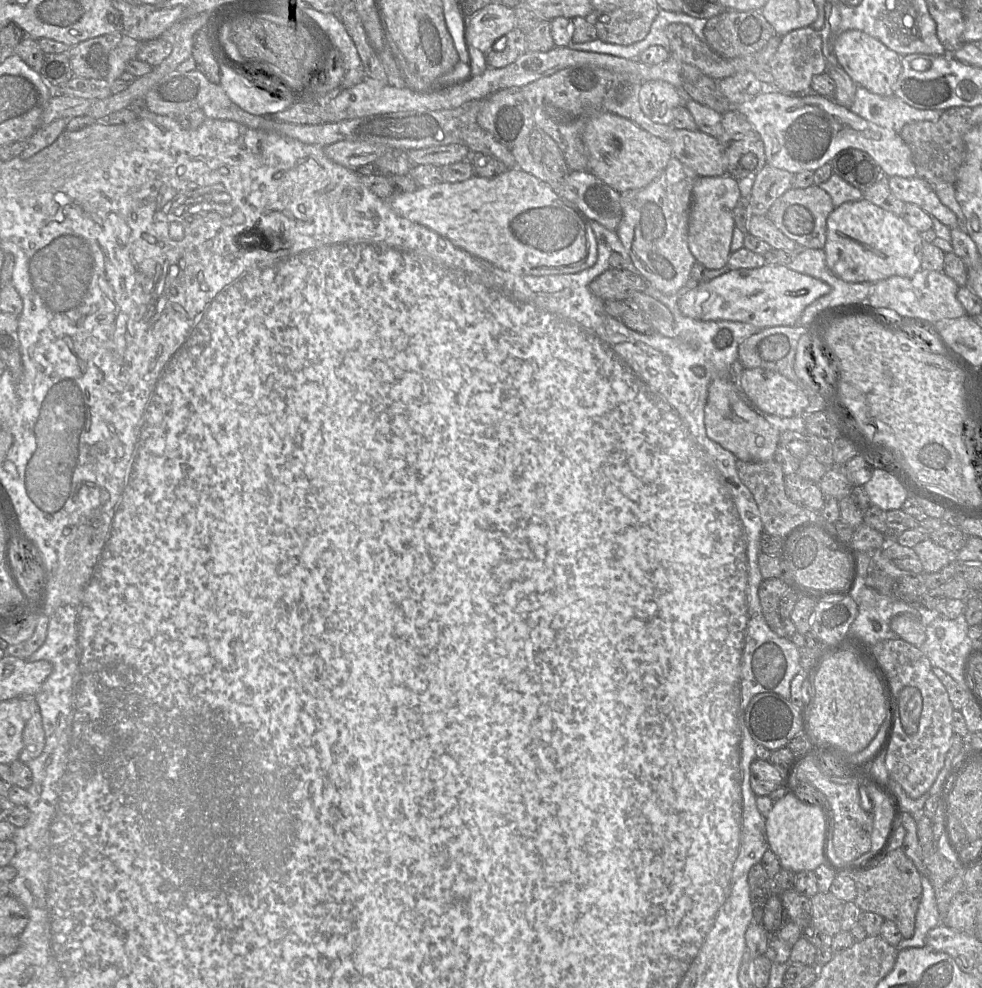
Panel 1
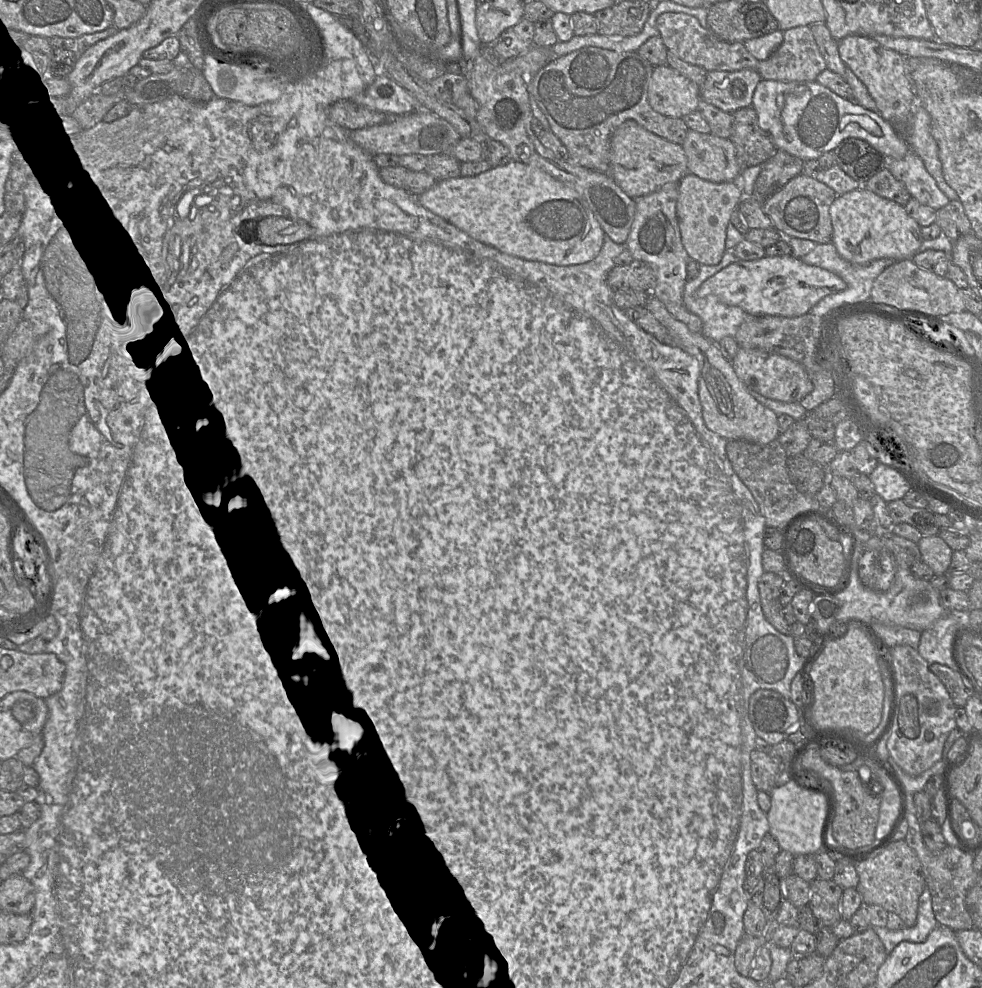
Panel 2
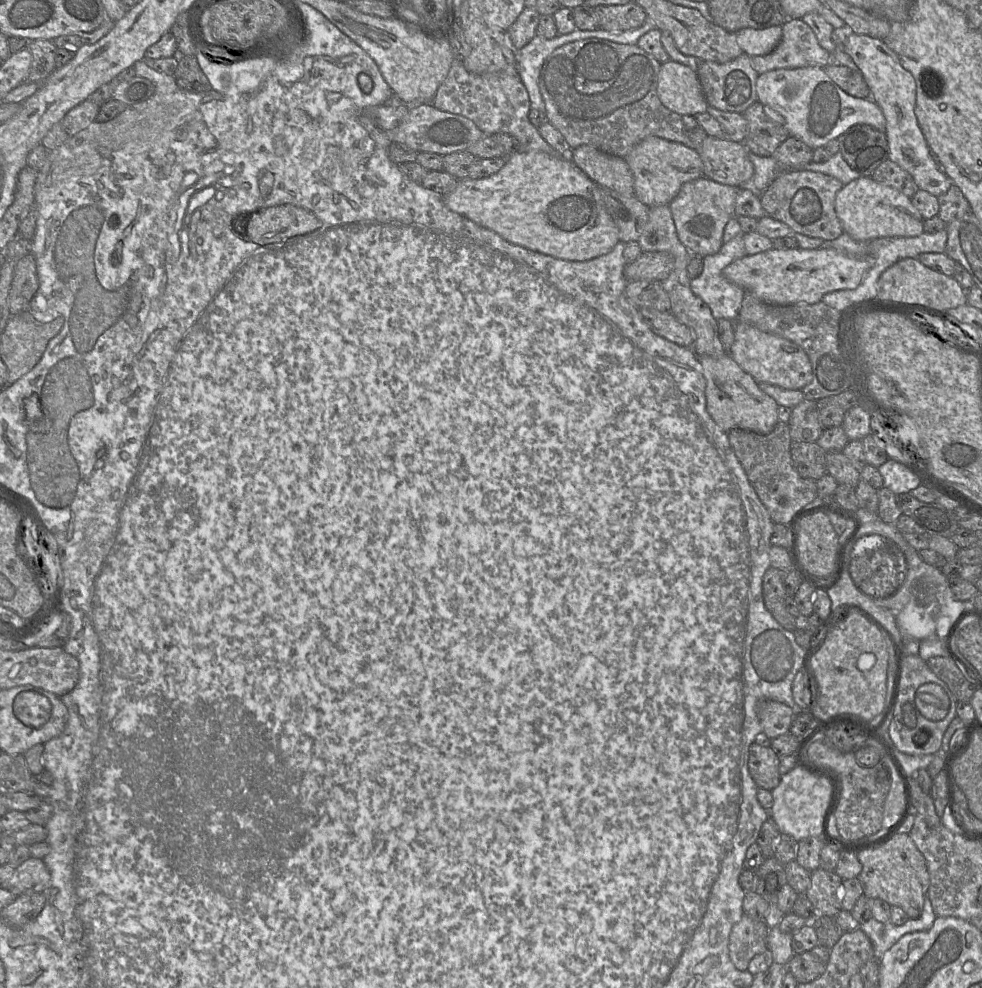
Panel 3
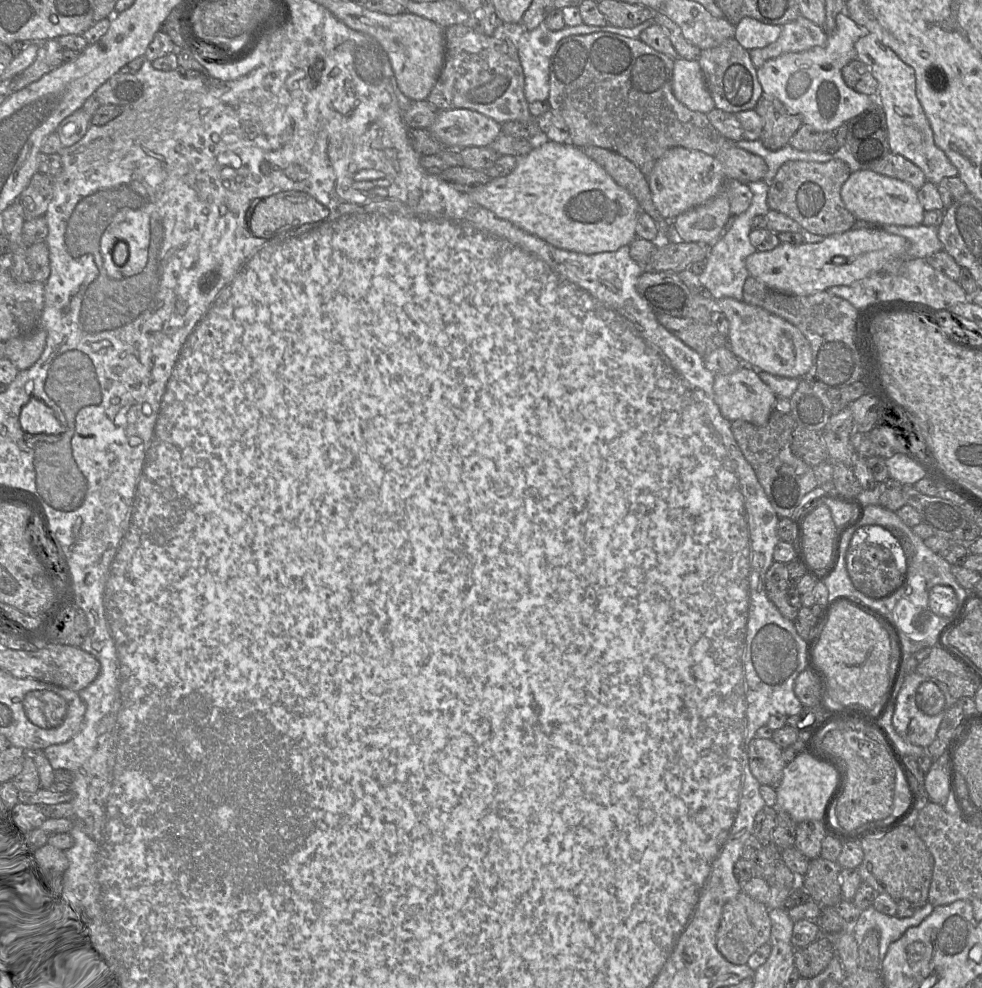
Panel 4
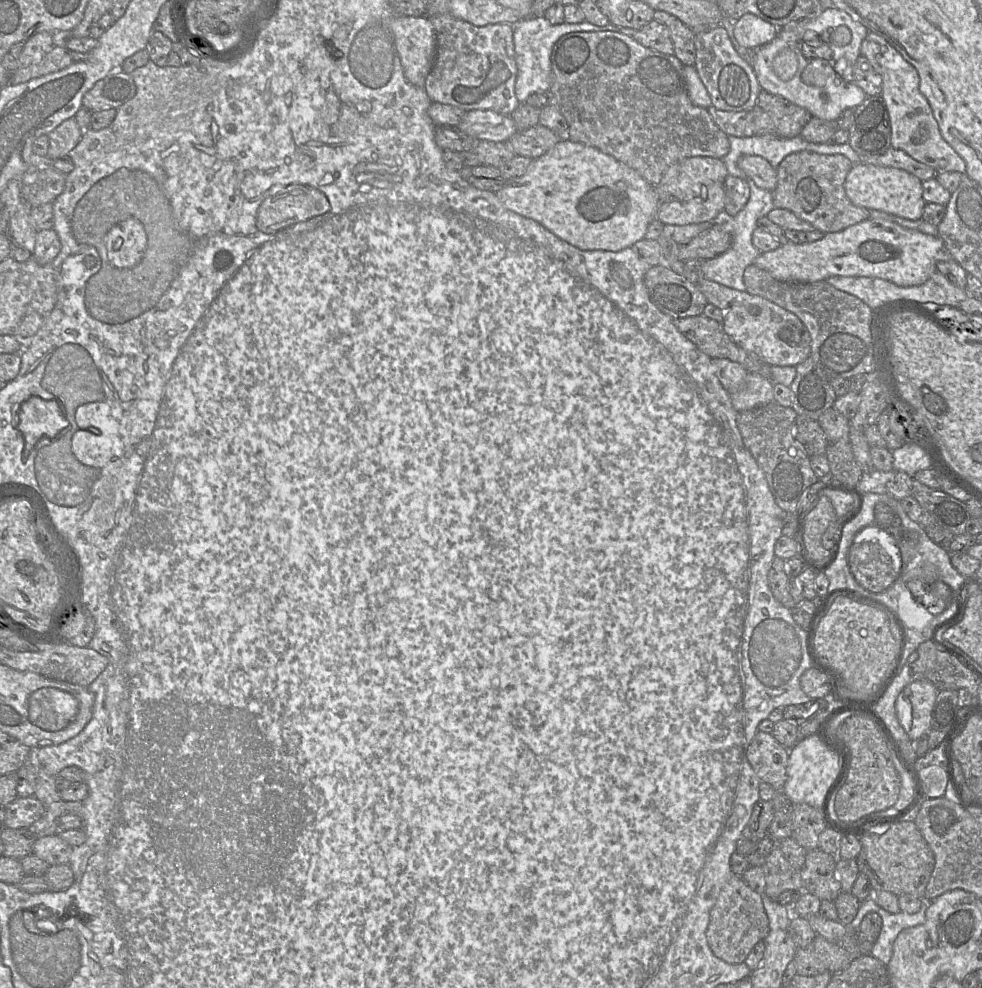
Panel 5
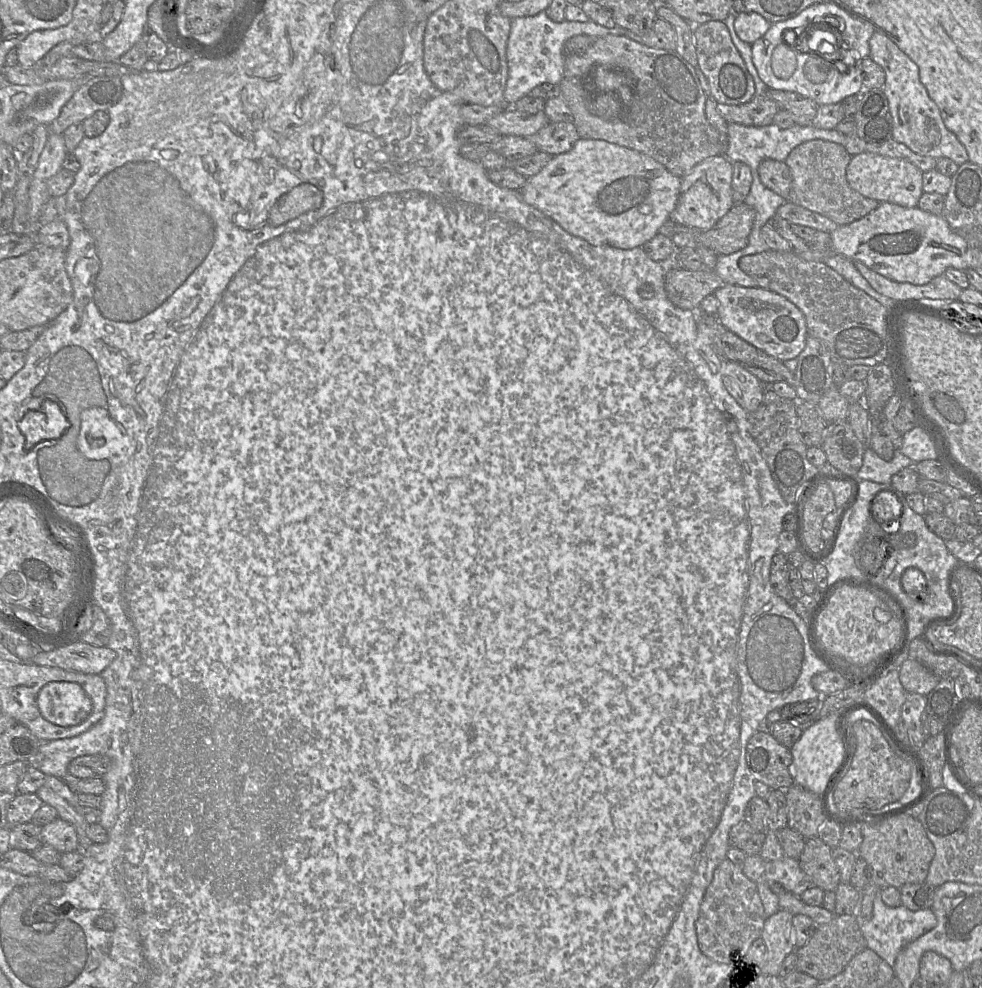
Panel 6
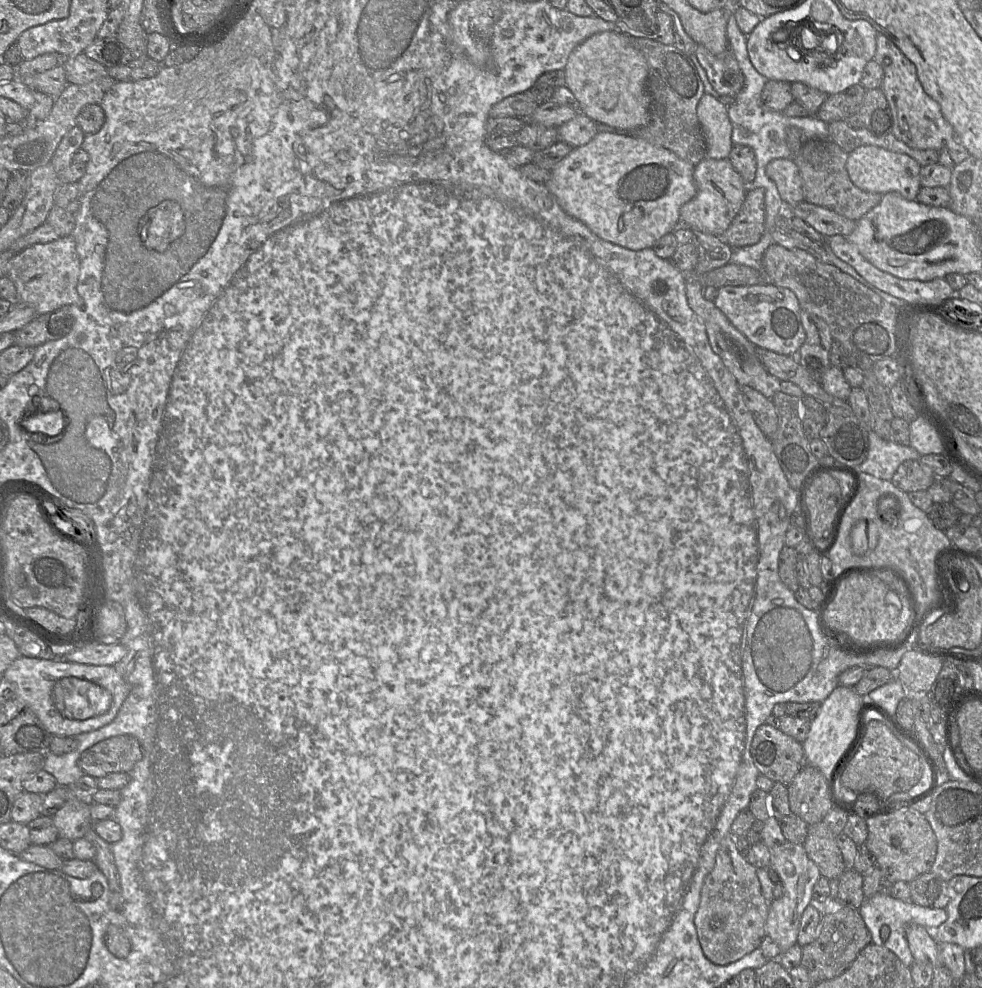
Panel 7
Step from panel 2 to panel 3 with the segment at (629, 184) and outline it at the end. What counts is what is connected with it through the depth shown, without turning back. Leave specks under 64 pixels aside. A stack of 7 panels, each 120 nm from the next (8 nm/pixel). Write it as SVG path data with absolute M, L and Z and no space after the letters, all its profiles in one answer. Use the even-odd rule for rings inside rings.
M656 136L640 141L624 159L633 173L635 196L648 207L669 205L684 183L704 177L703 162L695 149Z

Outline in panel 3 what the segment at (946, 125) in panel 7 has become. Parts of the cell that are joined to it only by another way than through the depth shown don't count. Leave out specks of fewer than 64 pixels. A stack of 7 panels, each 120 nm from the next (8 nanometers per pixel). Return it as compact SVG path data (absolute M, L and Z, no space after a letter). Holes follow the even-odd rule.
M848 32L842 35L842 44L868 85L870 98L883 112L889 159L907 171L919 189L936 197L947 192L953 181L940 168L919 127L915 114L916 83L912 74L902 66L898 55L880 39Z

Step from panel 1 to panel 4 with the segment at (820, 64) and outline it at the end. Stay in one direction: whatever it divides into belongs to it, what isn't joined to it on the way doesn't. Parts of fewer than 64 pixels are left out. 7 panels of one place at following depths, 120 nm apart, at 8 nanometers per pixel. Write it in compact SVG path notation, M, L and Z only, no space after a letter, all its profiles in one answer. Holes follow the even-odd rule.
M799 16L781 25L778 39L763 48L749 50L753 65L758 69L766 61L790 52L802 52L816 46L825 46L828 34L822 27Z

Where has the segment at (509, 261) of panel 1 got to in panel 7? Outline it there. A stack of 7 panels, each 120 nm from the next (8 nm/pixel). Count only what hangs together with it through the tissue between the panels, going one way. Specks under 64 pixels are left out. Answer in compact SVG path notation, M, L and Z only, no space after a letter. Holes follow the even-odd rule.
M599 130L588 143L575 147L559 161L550 171L550 178L545 183L551 193L556 197L560 207L570 216L583 222L599 238L631 250L651 248L654 243L667 233L674 232L675 225L680 220L681 207L689 202L697 193L694 181L694 168L691 163L679 158L668 149L654 145L633 133L621 131Z

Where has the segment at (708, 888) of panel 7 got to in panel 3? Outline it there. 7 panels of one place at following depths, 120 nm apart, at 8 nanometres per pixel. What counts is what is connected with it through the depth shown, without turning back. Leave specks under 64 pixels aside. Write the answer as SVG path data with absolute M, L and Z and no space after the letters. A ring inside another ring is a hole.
M743 915L730 933L729 957L736 969L746 971L750 961L767 949L769 928L764 920Z

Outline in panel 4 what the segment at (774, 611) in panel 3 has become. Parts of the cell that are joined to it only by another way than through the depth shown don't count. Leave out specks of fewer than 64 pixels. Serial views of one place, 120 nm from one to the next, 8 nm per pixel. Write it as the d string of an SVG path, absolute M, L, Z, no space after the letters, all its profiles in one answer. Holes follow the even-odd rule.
M774 561L766 573L766 593L779 612L788 620L797 619L798 609L787 601L789 588L786 564Z

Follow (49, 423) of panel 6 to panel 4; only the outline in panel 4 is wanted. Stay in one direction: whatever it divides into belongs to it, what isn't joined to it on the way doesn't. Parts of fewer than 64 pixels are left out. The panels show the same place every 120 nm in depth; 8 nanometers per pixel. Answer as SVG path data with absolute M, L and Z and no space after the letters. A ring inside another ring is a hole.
M36 398L30 399L21 409L19 424L31 434L59 434L60 425L54 411Z

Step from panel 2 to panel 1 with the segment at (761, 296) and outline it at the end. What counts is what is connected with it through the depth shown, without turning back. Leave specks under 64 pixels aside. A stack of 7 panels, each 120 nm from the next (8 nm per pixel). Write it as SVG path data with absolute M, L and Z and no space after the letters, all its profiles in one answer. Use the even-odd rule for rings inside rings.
M765 264L760 268L730 270L709 282L698 284L680 297L678 306L683 315L701 321L739 321L758 328L794 326L810 304L830 291L831 286L819 279L793 271L785 265Z

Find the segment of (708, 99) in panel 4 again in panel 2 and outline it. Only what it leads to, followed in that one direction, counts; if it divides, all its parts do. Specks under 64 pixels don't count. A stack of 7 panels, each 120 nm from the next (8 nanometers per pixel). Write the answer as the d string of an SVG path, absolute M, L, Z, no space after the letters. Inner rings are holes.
M668 65L654 67L648 102L656 112L672 118L697 111L700 87Z

